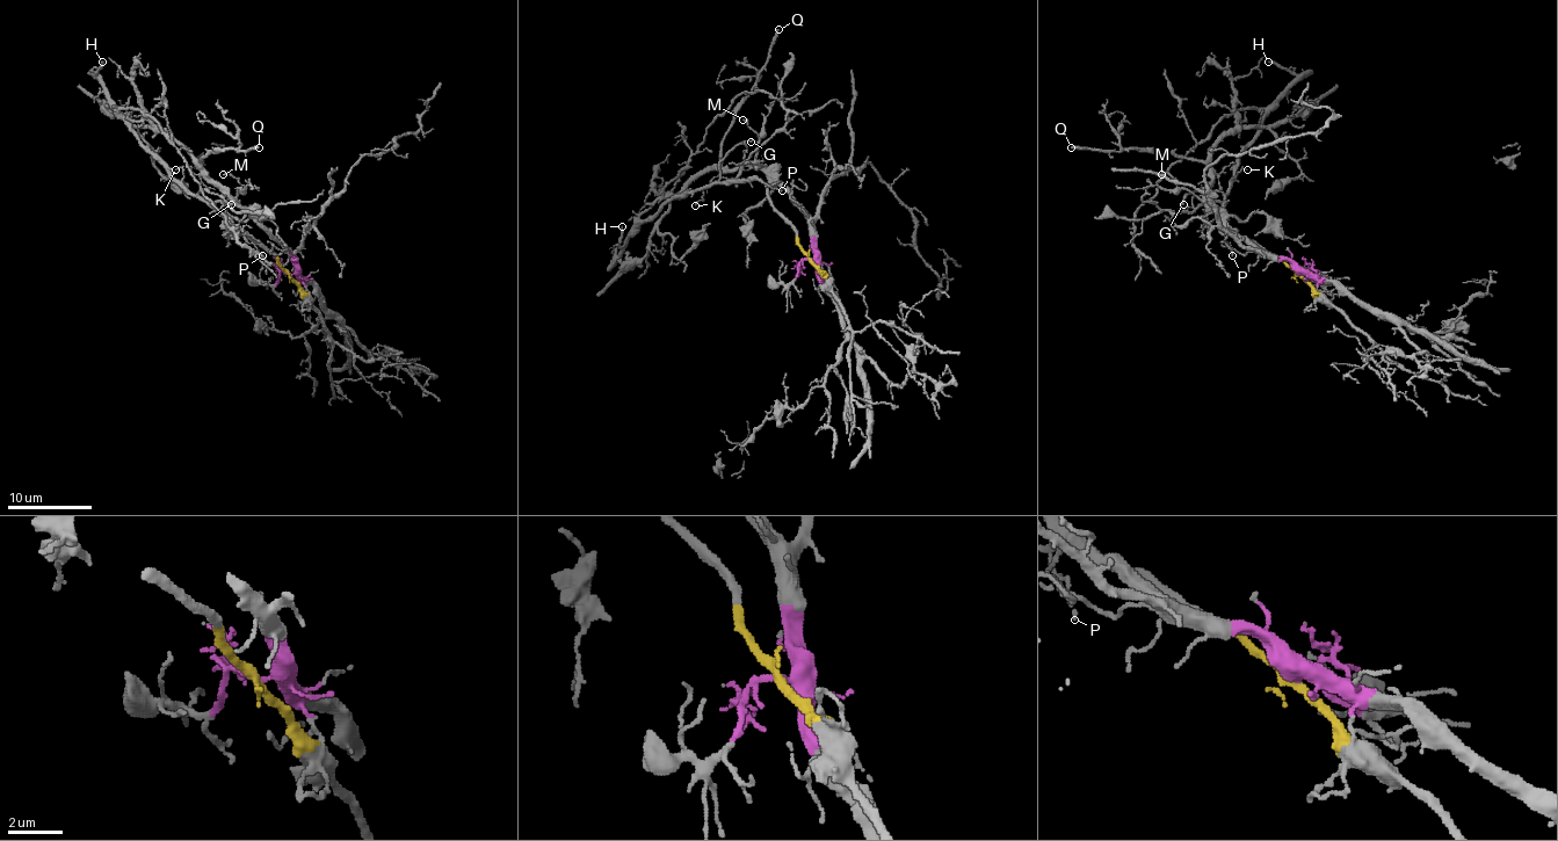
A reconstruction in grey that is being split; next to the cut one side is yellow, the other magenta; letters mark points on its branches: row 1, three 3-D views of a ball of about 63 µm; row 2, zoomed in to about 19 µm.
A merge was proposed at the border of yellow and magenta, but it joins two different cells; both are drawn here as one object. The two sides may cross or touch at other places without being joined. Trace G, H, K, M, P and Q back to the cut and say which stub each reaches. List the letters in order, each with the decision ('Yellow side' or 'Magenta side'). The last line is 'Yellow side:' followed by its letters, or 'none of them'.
G: Yellow side
H: Yellow side
K: Yellow side
M: Magenta side
P: Yellow side
Q: Magenta side
Yellow side: G, H, K, P

